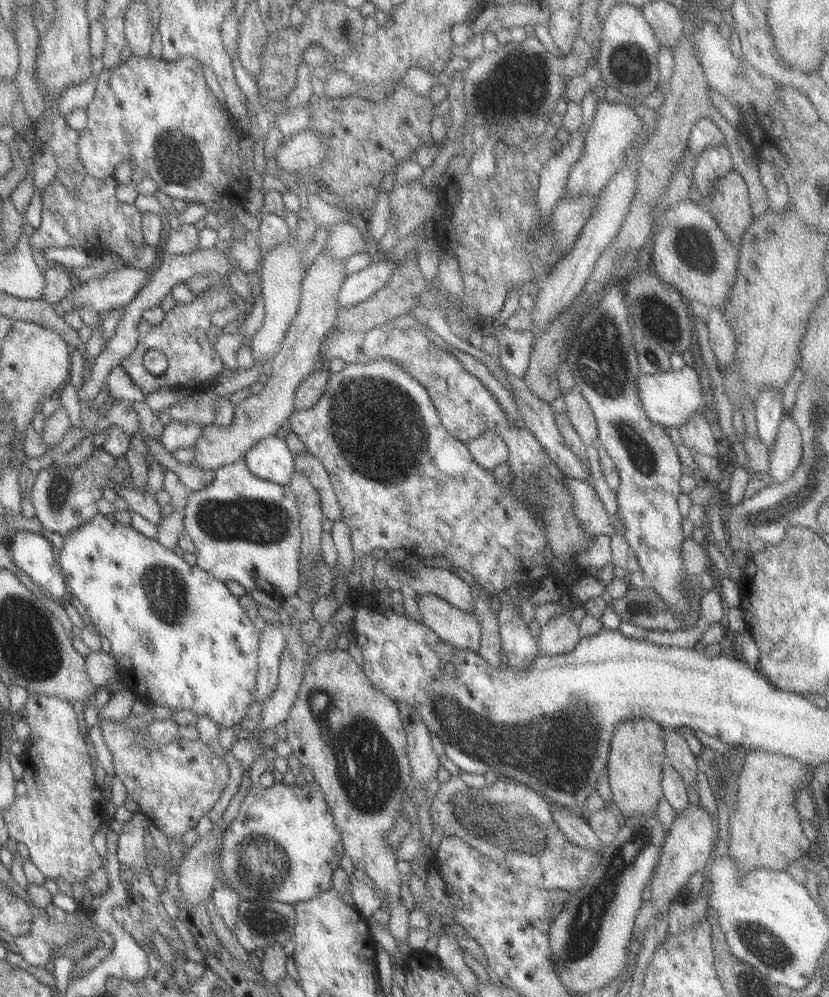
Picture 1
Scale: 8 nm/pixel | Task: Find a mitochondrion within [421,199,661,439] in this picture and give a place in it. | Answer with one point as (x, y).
(603, 355)

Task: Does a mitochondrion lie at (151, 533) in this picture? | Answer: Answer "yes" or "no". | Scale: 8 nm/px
no

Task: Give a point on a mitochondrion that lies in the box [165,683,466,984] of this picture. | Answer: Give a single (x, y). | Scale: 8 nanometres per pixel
(363, 766)

